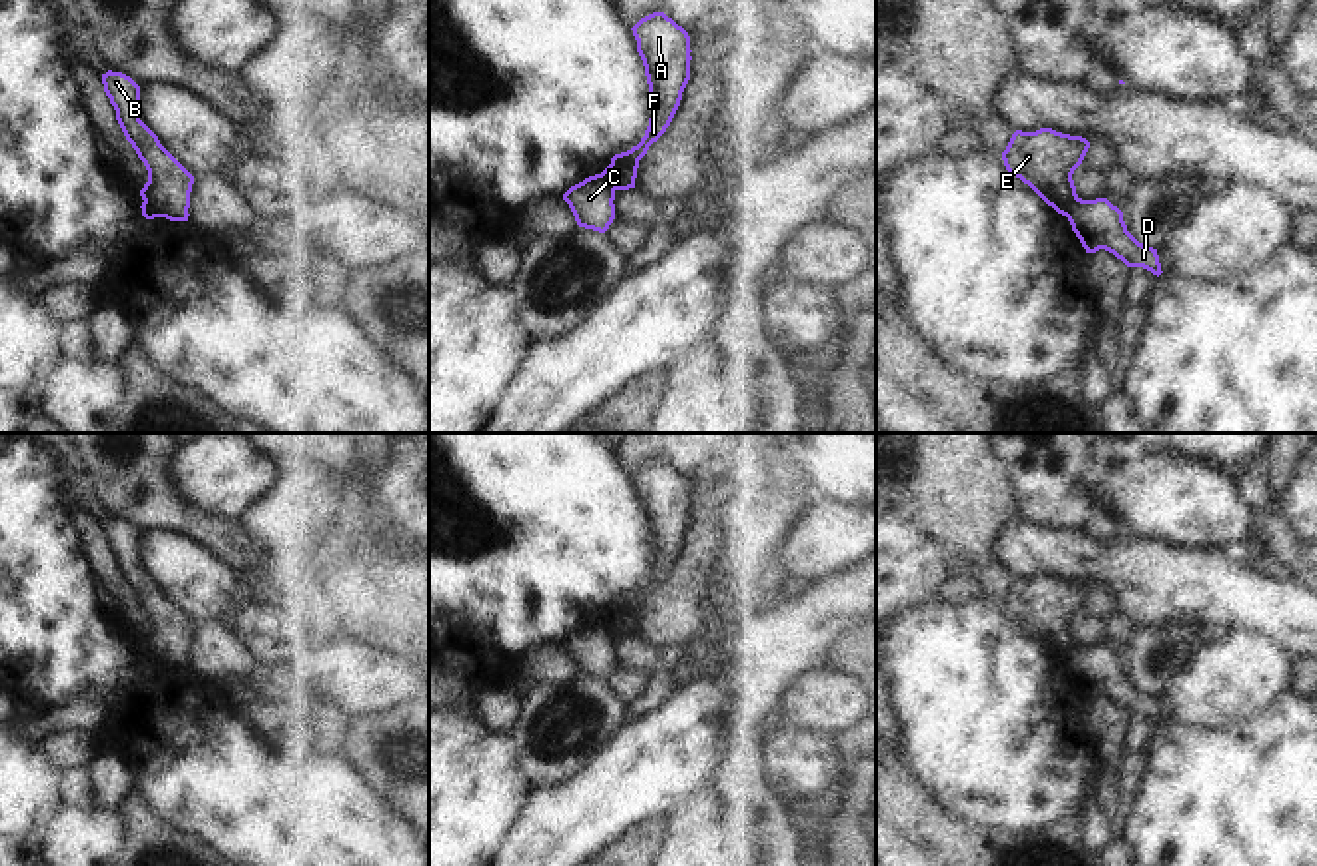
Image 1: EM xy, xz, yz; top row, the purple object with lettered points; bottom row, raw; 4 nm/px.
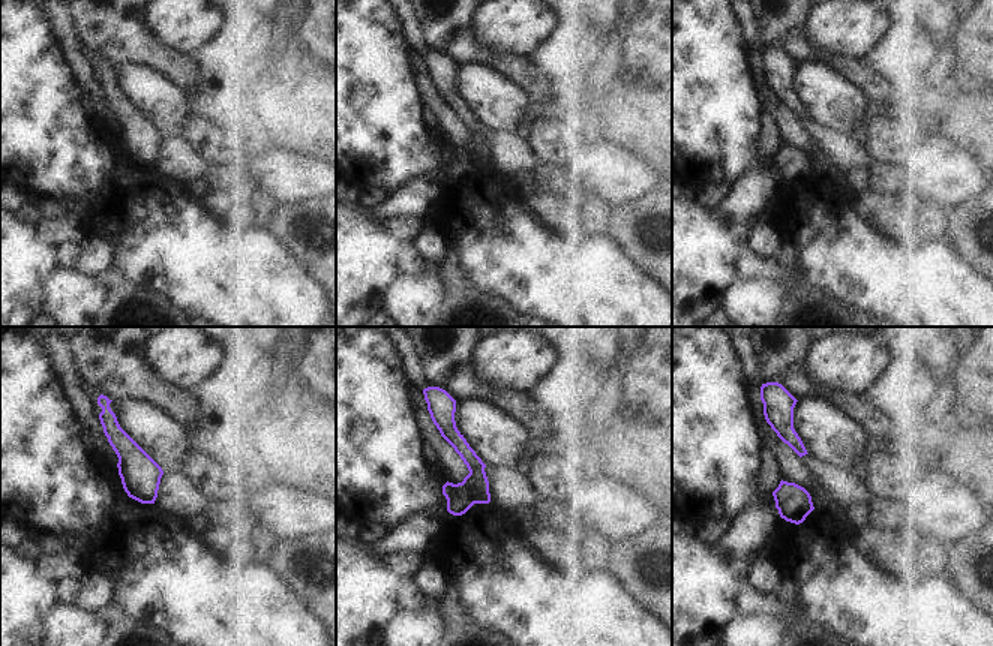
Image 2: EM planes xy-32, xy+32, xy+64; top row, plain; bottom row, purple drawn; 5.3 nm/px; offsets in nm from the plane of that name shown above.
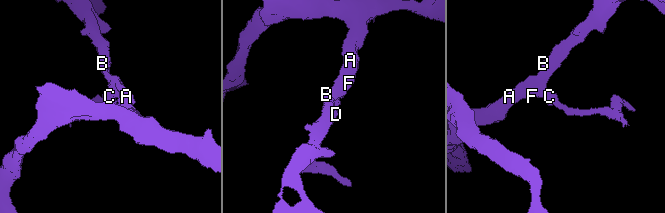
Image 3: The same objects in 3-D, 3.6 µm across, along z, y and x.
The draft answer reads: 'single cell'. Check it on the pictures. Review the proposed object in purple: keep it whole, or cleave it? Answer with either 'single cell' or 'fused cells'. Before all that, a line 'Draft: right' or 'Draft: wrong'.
Draft: wrong
fused cells

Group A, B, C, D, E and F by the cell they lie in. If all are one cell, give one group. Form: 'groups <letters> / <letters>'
groups A B E F / C D

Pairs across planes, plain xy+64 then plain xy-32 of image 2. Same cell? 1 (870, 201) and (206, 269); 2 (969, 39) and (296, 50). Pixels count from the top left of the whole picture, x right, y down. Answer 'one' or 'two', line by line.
1: two
2: two

